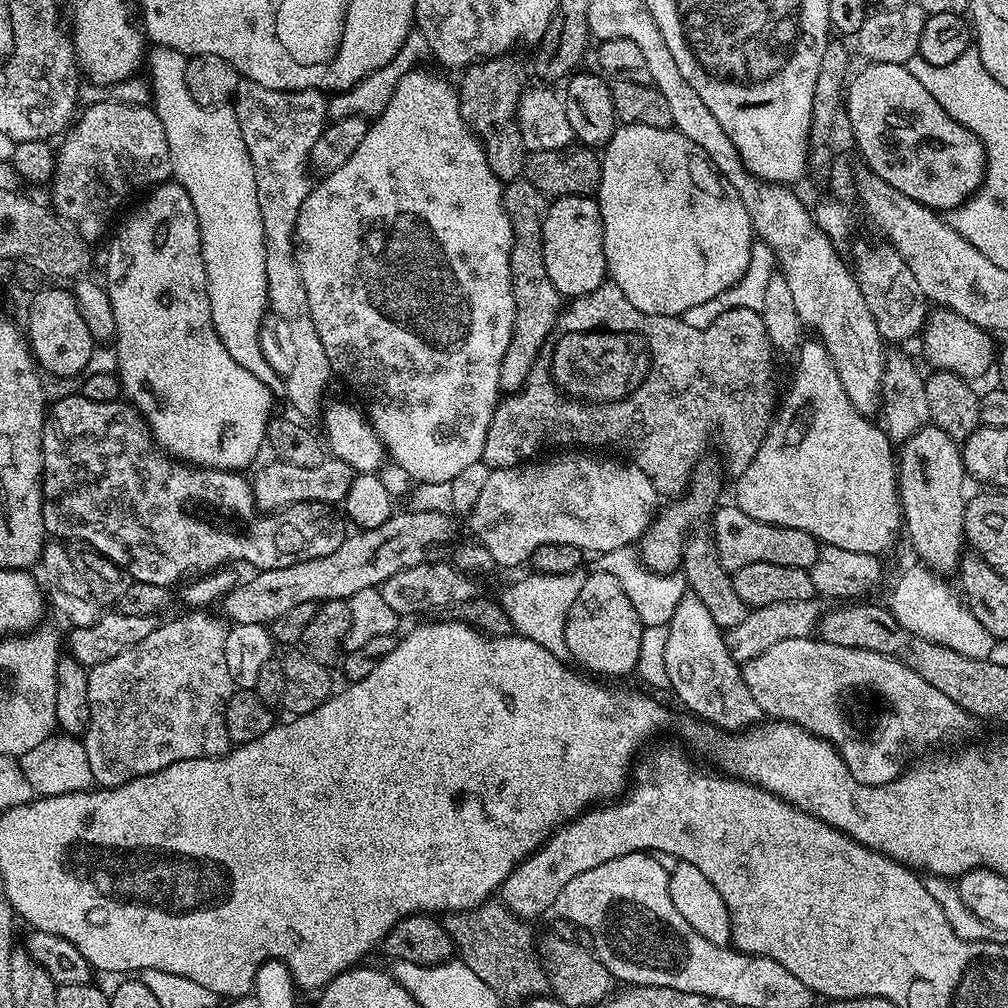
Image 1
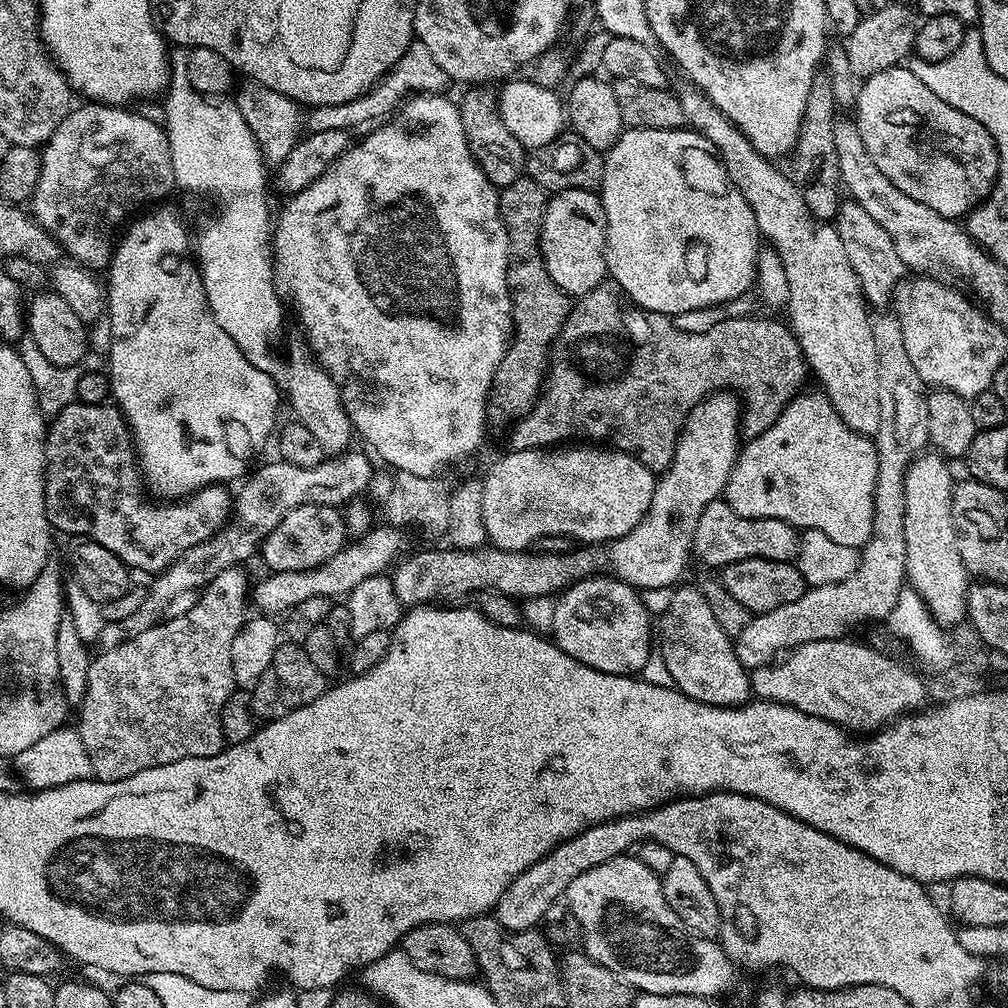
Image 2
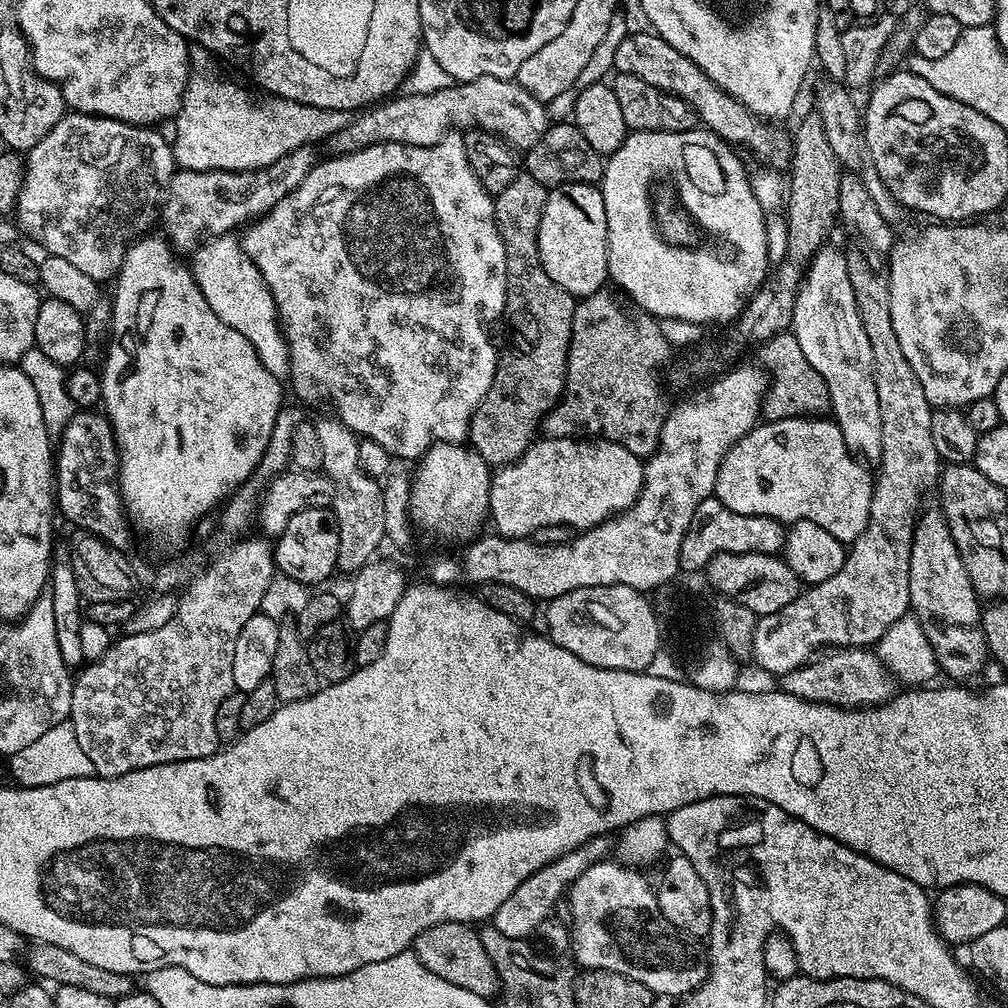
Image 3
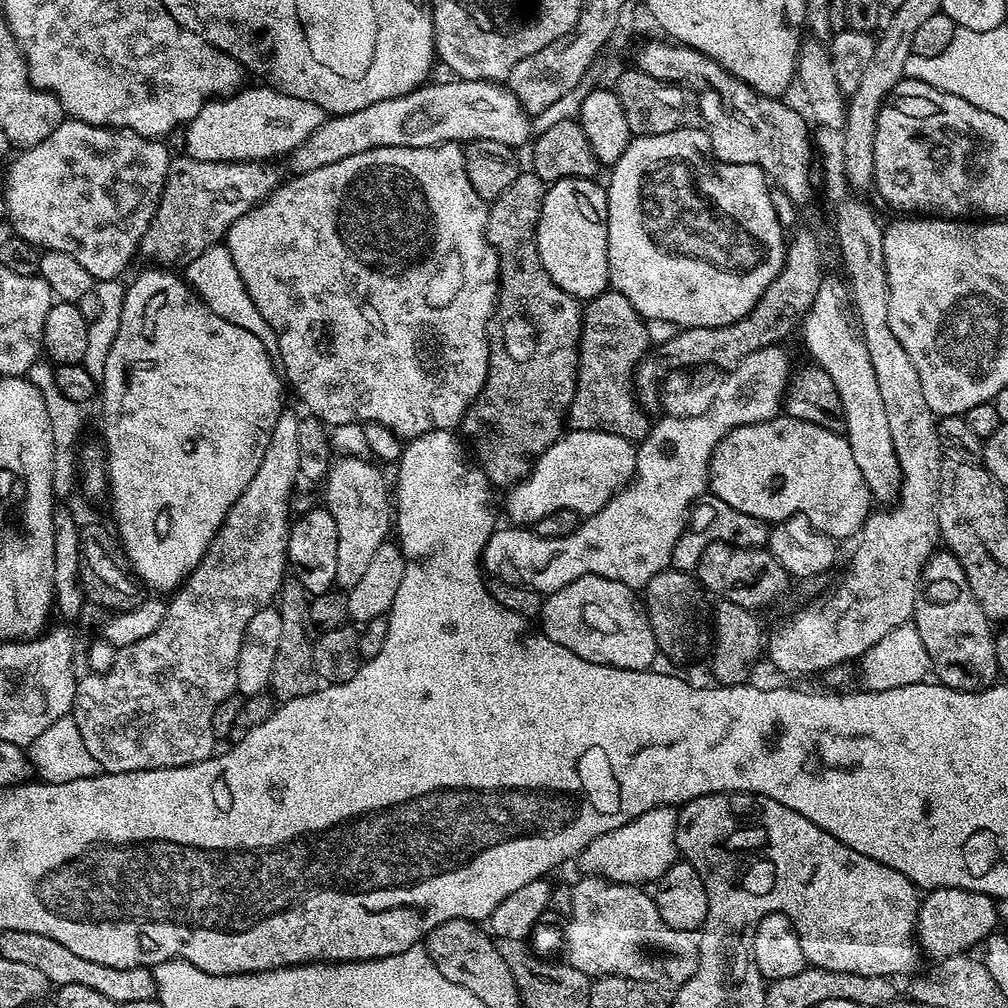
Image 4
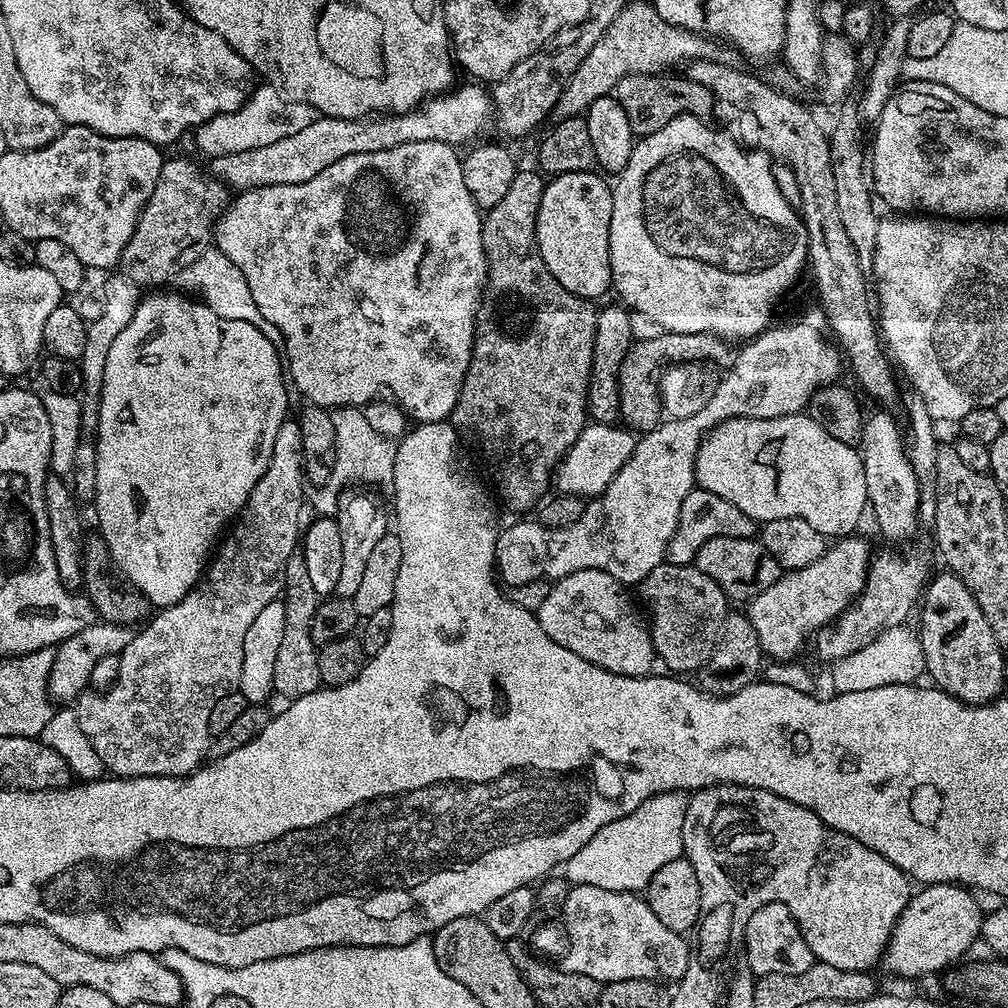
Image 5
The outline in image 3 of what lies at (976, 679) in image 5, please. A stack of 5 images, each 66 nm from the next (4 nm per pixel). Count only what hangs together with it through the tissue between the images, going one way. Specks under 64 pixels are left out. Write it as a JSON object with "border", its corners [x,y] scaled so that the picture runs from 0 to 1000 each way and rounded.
{"border":[[[929,502],[920,504],[912,509],[905,531],[903,603],[927,645],[932,666],[945,671],[948,674],[945,676],[960,677],[982,655],[972,616],[974,595],[964,583],[958,562],[954,562],[950,542],[946,542],[946,534],[936,508]]]}

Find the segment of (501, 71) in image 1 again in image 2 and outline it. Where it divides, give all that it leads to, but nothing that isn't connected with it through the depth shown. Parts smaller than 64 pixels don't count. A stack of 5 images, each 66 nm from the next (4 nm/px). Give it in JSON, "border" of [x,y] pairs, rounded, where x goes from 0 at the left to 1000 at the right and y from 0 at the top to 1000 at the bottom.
{"border":[[[468,85],[460,96],[455,96],[454,106],[458,125],[462,133],[462,141],[466,145],[466,153],[474,161],[478,173],[486,177],[488,184],[494,188],[506,185],[506,181],[514,181],[514,177],[522,171],[522,148],[506,129],[502,129],[502,121],[498,121],[494,106],[494,95],[484,85]]]}

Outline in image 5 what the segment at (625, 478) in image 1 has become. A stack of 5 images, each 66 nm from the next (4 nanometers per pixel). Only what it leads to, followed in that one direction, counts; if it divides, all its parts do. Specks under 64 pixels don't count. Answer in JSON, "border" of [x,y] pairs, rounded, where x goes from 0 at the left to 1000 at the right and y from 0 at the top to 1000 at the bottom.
{"border":[[[590,419],[580,422],[573,438],[553,460],[550,469],[550,480],[558,490],[570,490],[573,493],[586,494],[594,492],[605,480],[613,466],[624,456],[631,441],[630,432],[613,421],[593,421]]]}

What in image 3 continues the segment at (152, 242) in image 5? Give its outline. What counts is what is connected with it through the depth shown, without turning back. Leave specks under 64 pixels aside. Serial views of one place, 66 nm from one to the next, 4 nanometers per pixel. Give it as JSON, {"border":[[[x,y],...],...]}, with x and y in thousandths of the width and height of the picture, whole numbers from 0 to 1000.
{"border":[[[306,144],[281,154],[280,157],[268,165],[256,167],[252,170],[185,170],[176,168],[170,177],[166,195],[160,206],[159,225],[162,233],[172,247],[179,252],[188,252],[195,248],[205,238],[212,235],[227,233],[247,218],[255,217],[267,210],[276,200],[290,191],[304,177],[311,165],[315,161],[313,149]]]}

